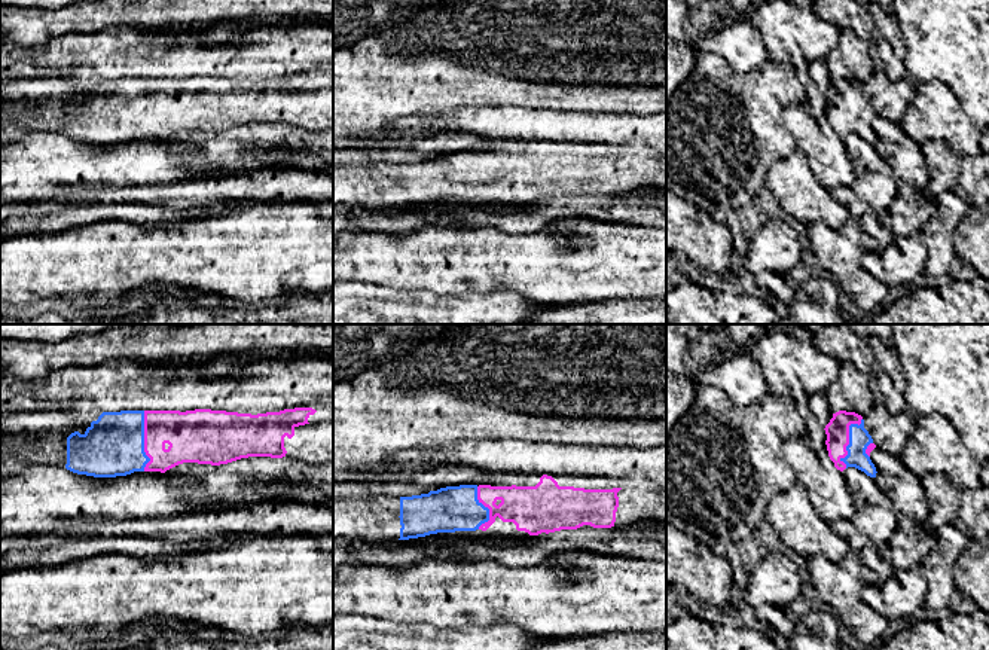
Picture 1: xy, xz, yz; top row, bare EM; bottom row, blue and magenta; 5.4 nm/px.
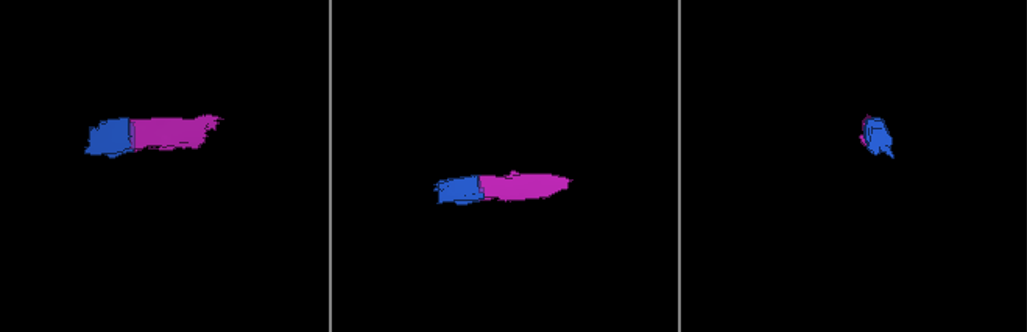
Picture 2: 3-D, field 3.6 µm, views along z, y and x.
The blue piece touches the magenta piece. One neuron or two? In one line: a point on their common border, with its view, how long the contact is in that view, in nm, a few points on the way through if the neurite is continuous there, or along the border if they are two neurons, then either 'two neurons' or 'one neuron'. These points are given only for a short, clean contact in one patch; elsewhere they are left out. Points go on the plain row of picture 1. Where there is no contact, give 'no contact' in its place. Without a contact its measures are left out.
yz (849, 106) | 280 nm | across yz (860, 106), (849, 106), (838, 97) | one neuron

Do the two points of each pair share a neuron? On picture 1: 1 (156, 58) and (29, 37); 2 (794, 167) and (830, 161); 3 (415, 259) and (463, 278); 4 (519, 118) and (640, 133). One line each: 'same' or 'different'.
1: different
2: different
3: same
4: same

